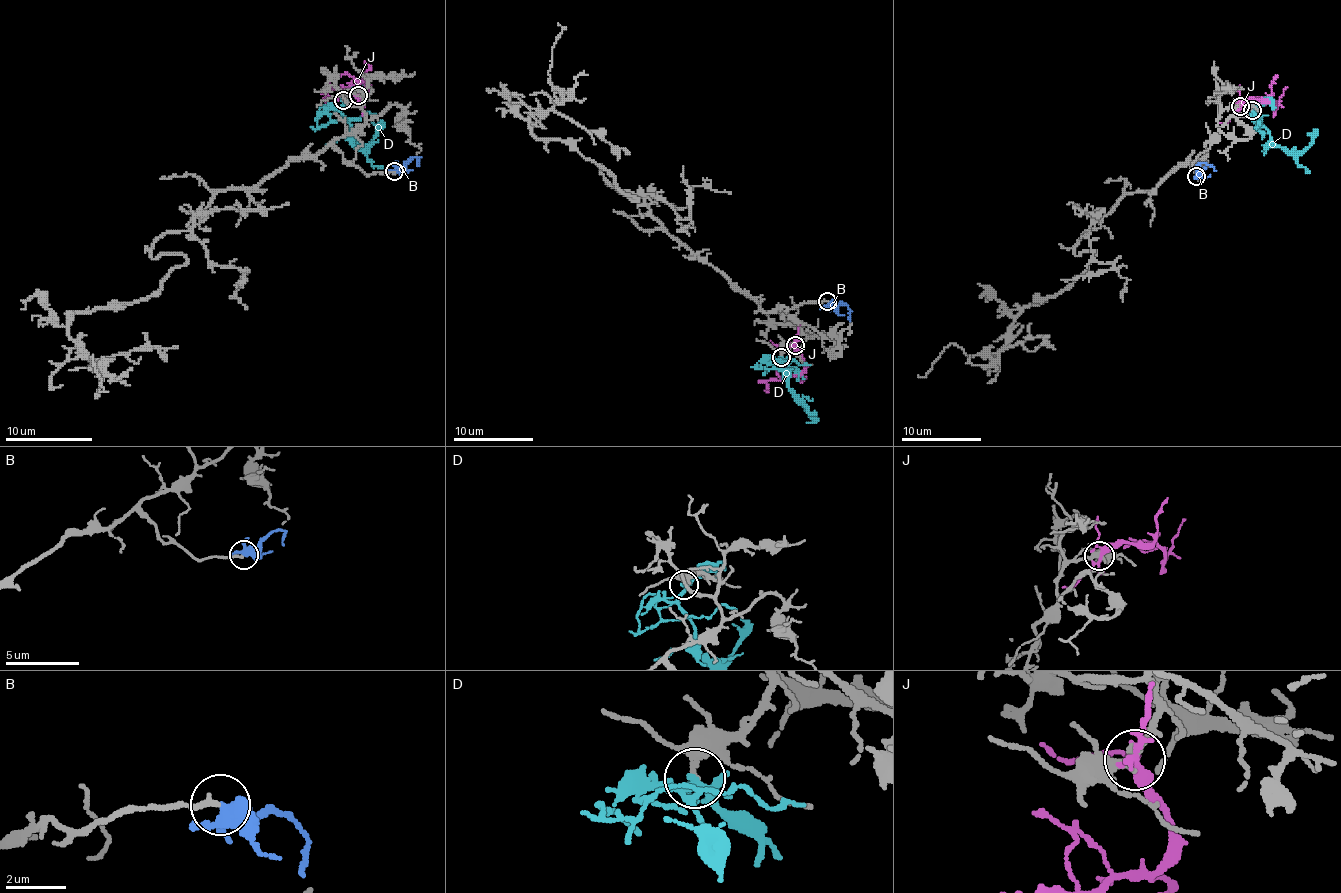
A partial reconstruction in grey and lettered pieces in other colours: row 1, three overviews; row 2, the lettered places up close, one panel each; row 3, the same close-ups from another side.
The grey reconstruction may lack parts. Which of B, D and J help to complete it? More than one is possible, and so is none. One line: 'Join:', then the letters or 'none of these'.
Join: B

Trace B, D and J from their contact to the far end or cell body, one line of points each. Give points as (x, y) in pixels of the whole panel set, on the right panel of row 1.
B: (1196, 176), (1200, 162), (1210, 164), (1216, 170)
D: (1251, 111), (1277, 145), (1287, 151), (1301, 151), (1317, 131)
J: (1240, 107), (1269, 97), (1275, 103), (1275, 115), (1275, 107), (1287, 87)

